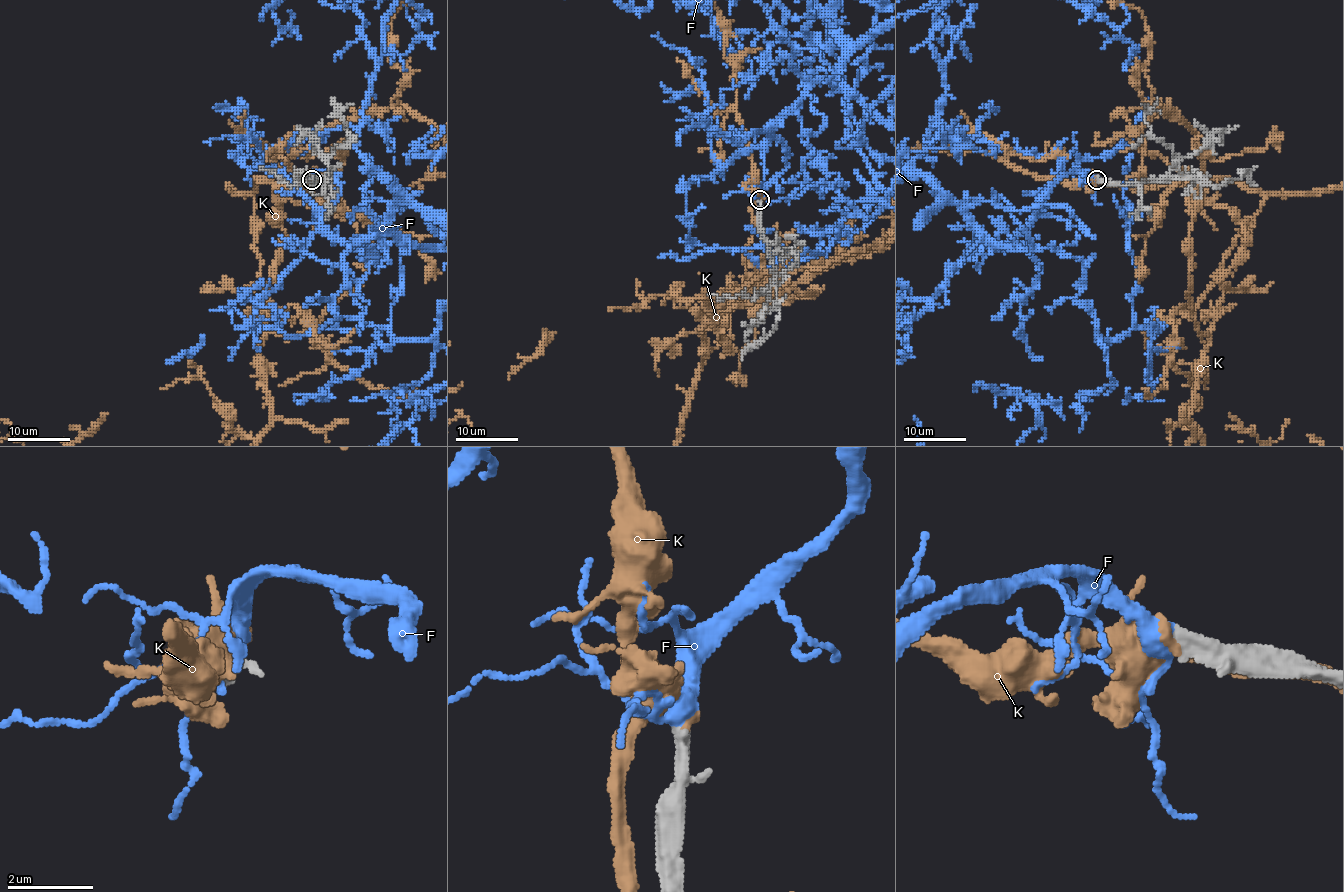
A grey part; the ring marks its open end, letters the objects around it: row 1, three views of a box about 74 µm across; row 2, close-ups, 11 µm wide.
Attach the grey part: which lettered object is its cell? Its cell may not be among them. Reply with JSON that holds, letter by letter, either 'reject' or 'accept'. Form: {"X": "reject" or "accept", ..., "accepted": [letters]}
{"F": "accept", "K": "reject", "accepted": ["F"]}

